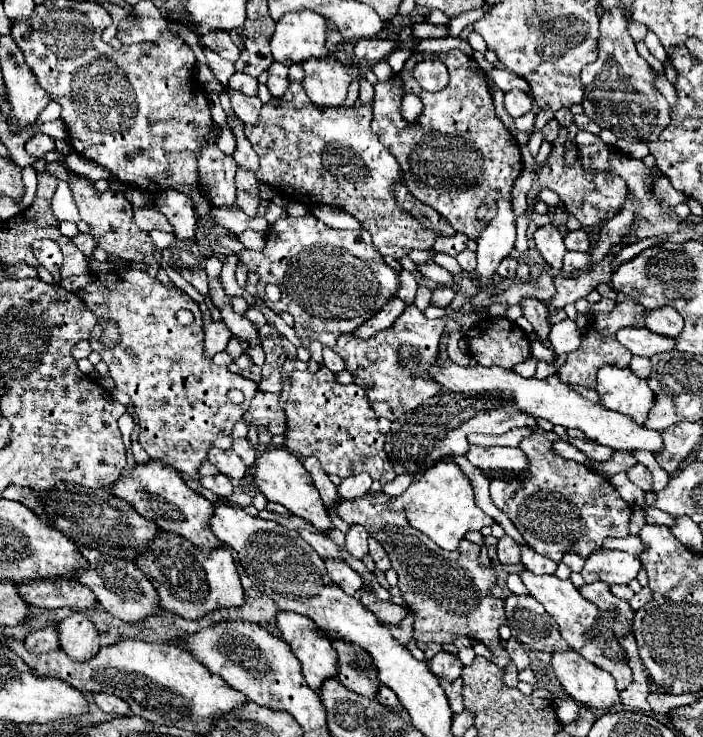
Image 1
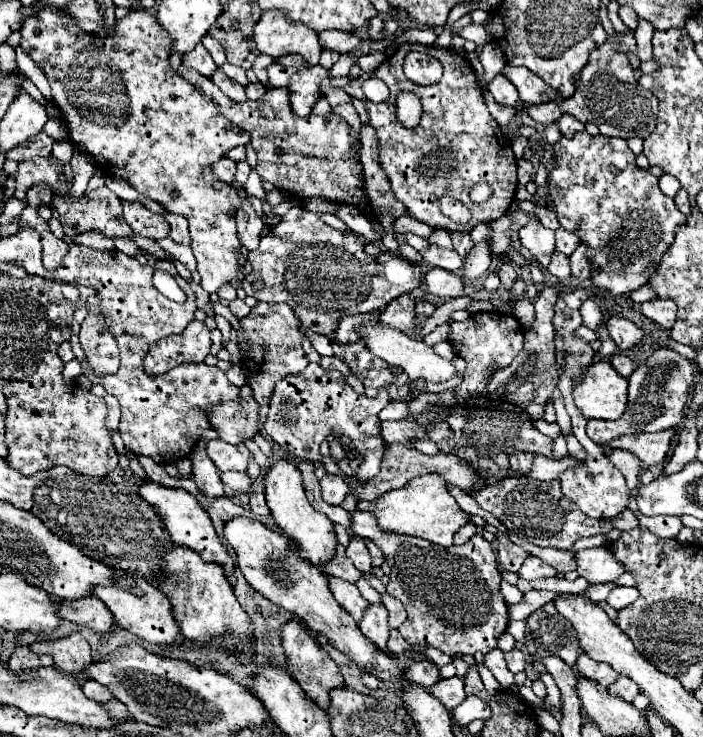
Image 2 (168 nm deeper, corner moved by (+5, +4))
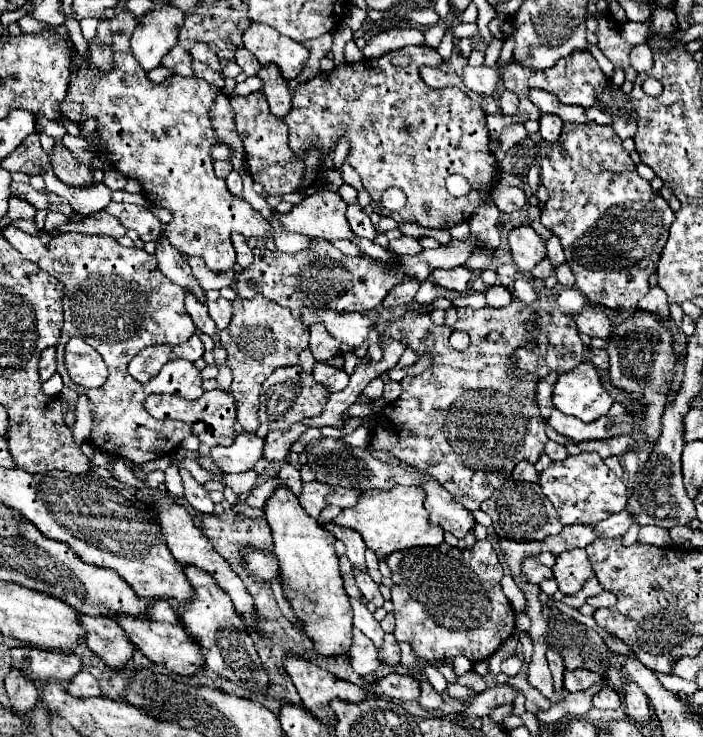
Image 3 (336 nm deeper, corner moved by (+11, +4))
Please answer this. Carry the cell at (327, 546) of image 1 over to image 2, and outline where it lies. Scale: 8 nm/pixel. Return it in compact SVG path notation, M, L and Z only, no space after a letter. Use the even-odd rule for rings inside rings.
M338 555L324 565L324 571L330 573L332 577L338 577L338 579L344 579L350 583L356 583L362 577L358 573L358 569L354 569L354 563L348 557L338 557Z

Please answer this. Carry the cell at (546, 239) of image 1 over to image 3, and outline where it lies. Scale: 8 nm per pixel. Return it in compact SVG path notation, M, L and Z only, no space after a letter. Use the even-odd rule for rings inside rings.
M530 225L512 229L508 233L508 245L520 271L532 271L546 257L546 241Z

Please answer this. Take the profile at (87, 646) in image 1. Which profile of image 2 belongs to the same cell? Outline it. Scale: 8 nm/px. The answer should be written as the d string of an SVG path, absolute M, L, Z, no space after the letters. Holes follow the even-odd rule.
M80 631L72 633L66 639L32 643L30 649L36 655L50 655L54 659L54 667L64 673L82 673L92 663L90 645Z

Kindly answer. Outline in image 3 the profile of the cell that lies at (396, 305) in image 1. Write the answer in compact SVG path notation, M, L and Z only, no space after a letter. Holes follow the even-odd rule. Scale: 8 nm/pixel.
M324 325L310 327L310 351L316 361L328 361L340 351L340 341L336 341Z

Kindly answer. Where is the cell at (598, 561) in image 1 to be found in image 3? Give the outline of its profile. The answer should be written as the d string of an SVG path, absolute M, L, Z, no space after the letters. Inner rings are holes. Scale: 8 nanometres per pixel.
M586 549L564 551L560 557L556 557L556 565L552 567L552 571L554 571L554 579L558 581L558 587L564 595L578 593L582 589L582 585L594 575Z

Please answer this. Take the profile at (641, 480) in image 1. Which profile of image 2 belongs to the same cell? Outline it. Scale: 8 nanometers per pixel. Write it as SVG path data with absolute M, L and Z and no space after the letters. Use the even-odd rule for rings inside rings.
M614 449L610 453L610 461L622 471L622 475L626 477L626 483L630 489L638 487L638 475L642 471L642 461L638 457L634 457L630 451L622 451L622 449Z

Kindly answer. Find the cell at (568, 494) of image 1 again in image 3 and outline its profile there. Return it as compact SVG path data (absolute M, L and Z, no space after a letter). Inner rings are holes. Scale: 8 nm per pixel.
M506 479L498 489L494 489L492 497L486 499L480 509L492 517L494 533L500 539L512 541L544 541L550 535L558 535L562 531L560 517L548 497L542 493L538 483L524 483L516 479Z

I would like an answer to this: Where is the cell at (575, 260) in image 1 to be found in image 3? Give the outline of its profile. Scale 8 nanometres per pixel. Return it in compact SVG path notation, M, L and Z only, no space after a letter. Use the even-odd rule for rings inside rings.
M548 257L542 259L542 261L532 269L532 275L534 275L536 279L548 279L552 273L554 273L554 265L548 261Z

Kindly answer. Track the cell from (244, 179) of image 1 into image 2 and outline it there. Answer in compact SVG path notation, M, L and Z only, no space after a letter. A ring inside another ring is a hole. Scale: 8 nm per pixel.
M234 183L238 187L238 193L240 193L240 199L242 199L242 207L236 215L236 223L238 223L238 239L242 243L244 249L248 251L254 251L258 249L258 241L260 241L260 233L264 229L264 223L262 219L256 215L256 211L252 209L248 197L246 197L246 191Z

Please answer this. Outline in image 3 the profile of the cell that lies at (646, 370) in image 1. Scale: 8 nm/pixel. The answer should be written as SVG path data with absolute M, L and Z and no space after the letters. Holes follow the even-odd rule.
M588 349L588 359L598 369L608 369L608 353L604 349Z

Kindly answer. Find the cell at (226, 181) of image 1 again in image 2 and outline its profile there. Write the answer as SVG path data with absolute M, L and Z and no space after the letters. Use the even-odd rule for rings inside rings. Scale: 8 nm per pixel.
M222 157L218 163L214 163L214 165L212 165L212 171L214 171L222 181L230 183L230 181L234 181L236 163L234 163L234 161L230 161L228 157Z

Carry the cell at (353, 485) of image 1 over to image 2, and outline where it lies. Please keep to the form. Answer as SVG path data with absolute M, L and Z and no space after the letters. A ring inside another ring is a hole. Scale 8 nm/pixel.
M326 473L322 479L320 479L320 493L322 493L322 499L330 505L340 505L344 501L344 497L348 495L348 485L342 481L342 477L338 475L330 475Z

